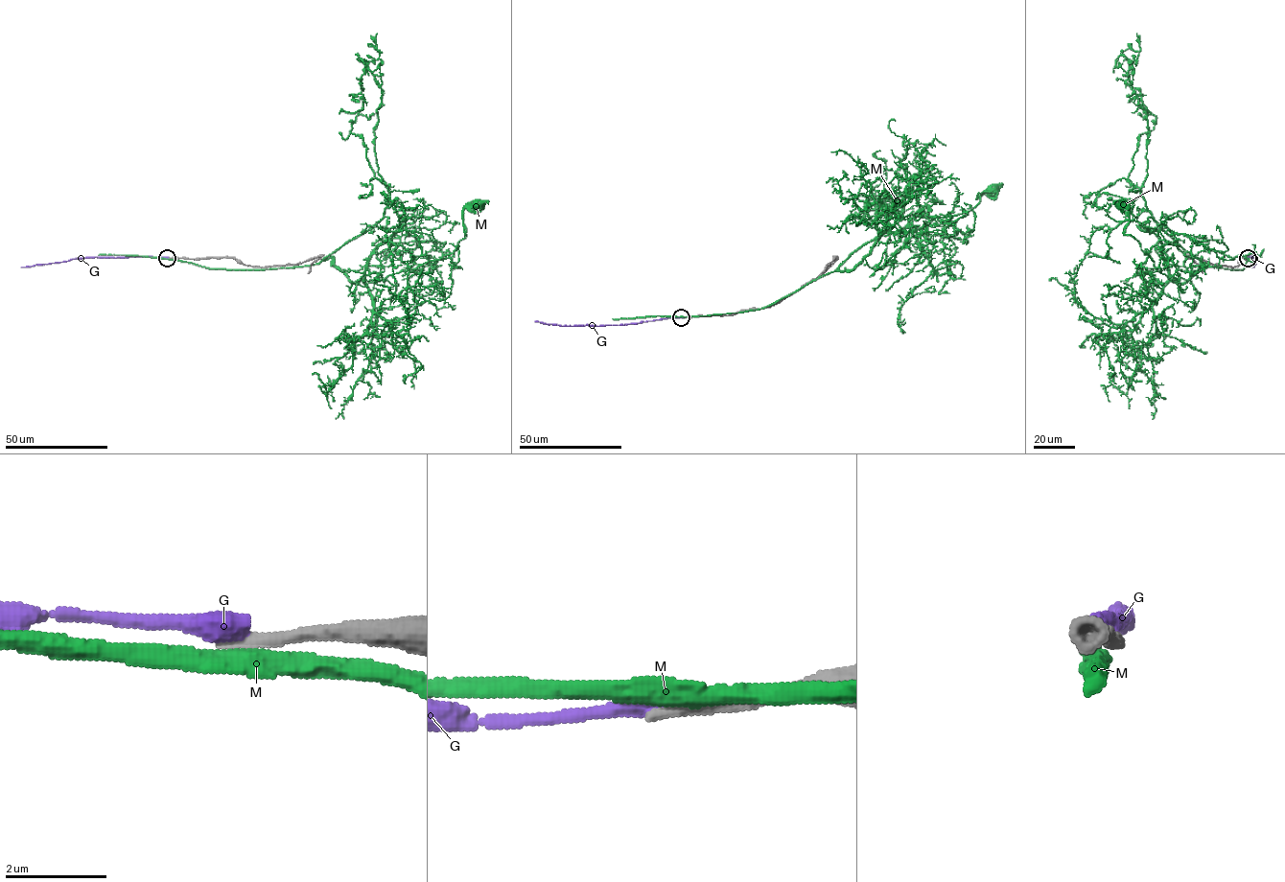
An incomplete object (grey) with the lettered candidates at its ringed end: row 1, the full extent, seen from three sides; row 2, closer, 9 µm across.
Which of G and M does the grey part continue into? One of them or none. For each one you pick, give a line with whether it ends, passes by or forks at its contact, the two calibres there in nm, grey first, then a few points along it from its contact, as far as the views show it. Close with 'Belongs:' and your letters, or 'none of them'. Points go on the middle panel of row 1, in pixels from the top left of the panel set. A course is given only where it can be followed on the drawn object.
Belongs: none of them

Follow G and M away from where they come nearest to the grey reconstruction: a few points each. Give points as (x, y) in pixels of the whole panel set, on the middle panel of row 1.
G: (682, 317), (599, 326), (560, 326), (534, 321)
M: (683, 316), (769, 306), (823, 275), (851, 270), (876, 241), (954, 221), (979, 201), (978, 194), (992, 191)

